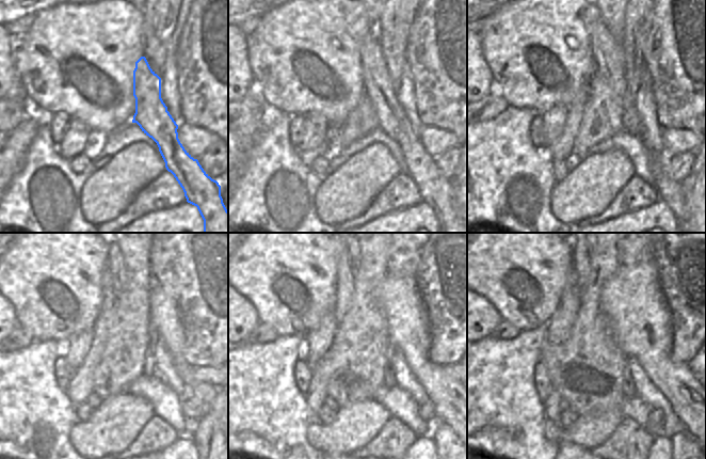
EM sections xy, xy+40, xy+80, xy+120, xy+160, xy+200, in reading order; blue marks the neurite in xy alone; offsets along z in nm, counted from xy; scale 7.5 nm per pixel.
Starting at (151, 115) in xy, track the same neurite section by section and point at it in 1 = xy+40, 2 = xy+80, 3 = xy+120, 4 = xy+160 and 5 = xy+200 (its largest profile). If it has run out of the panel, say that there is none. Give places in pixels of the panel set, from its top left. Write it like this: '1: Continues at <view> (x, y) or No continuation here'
1: Continues at xy+40 (434, 188)
2: Continues at xy+80 (608, 50)
3: Continues at xy+120 (124, 282)
4: Continues at xy+160 (355, 254)
5: Continues at xy+200 (590, 254).

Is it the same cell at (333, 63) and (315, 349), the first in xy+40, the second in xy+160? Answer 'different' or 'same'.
different

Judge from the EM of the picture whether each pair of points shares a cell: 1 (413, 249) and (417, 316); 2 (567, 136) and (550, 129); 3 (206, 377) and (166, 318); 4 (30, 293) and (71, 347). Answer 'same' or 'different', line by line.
1: different
2: different
3: different
4: different

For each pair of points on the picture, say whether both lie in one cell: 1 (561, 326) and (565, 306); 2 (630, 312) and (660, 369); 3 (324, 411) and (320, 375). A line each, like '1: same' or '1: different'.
1: same
2: same
3: different

